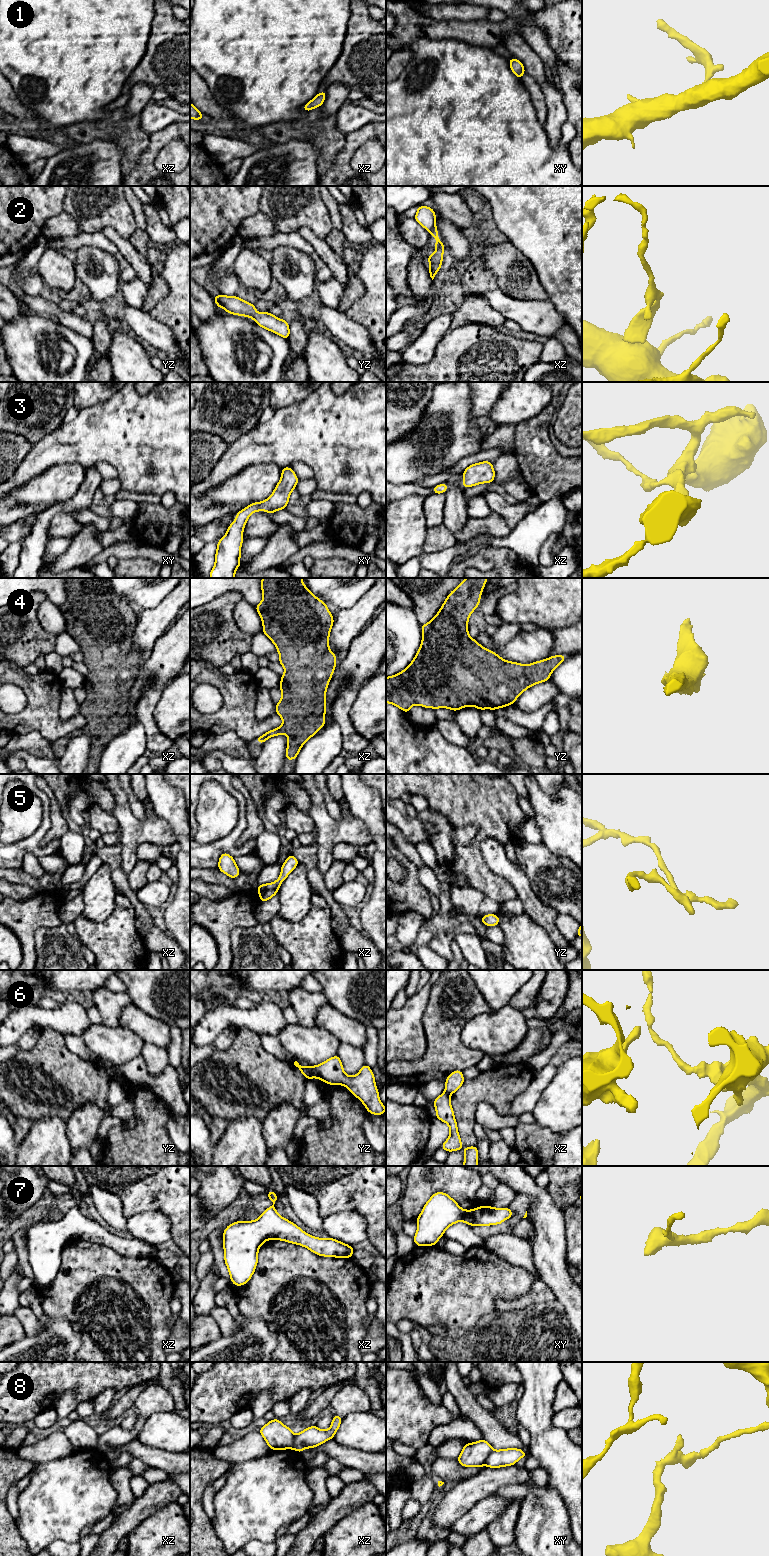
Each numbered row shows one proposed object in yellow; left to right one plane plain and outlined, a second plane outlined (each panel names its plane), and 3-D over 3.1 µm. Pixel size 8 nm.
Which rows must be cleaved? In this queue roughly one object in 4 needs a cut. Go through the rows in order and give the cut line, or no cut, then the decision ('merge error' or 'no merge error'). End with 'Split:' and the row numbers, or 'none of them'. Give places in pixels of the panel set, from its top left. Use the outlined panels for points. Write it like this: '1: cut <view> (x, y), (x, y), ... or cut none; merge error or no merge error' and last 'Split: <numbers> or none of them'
1: cut none; no merge error
2: cut none; no merge error
3: cut none; no merge error
4: cut none; no merge error
5: cut none; no merge error
6: cut yz (312, 1067), (312, 1072), (315, 1076); merge error
7: cut none; no merge error
8: cut xy (492, 1449), (483, 1464); merge error
Split: 6, 8

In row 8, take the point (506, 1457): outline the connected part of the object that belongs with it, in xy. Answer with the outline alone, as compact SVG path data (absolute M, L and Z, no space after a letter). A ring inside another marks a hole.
M517 1448L492 1450L484 1465L490 1468L511 1466L515 1465L516 1462L523 1457L527 1457L527 1454L523 1450Z

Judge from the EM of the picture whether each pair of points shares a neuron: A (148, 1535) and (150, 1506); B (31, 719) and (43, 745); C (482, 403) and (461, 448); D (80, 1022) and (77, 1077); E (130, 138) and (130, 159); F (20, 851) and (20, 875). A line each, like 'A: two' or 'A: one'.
A: two
B: two
C: two
D: two
E: one
F: two

